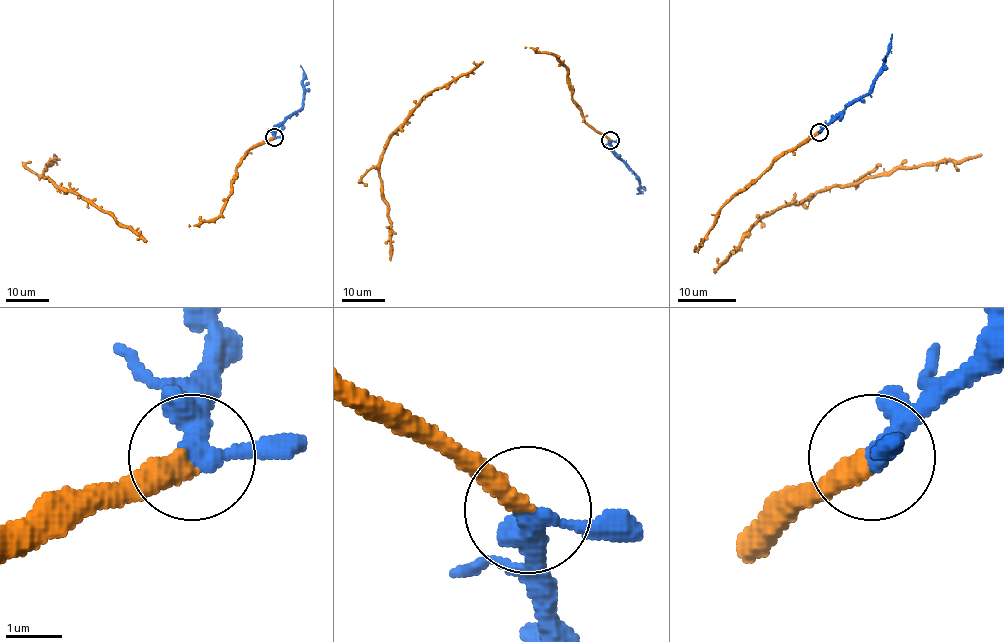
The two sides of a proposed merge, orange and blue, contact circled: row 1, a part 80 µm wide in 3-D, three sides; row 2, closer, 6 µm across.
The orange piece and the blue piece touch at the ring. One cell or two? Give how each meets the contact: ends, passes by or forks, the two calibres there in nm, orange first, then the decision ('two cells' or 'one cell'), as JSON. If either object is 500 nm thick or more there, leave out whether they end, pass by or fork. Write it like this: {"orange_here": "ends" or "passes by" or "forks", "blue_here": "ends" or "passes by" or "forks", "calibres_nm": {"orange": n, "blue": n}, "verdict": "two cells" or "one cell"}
{"orange_here": "ends", "blue_here": "passes by", "calibres_nm": {"orange": 400, "blue": 320}, "verdict": "one cell"}

